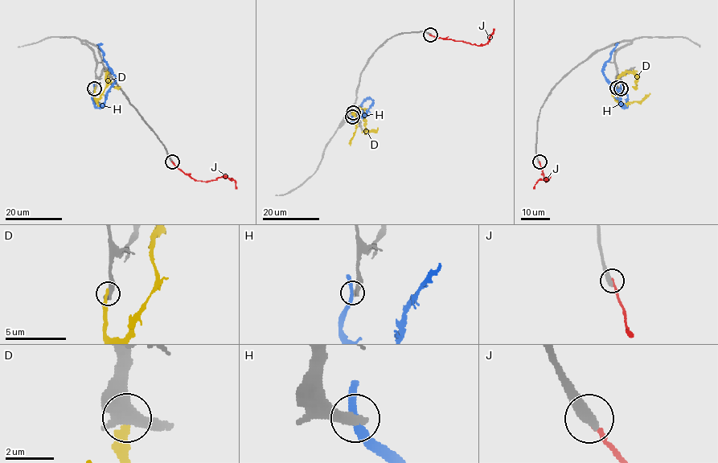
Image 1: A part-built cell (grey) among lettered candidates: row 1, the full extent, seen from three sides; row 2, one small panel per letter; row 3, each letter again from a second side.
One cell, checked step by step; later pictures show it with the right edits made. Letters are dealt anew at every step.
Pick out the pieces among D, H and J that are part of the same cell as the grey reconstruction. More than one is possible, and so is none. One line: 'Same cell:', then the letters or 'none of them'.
Same cell: none of them

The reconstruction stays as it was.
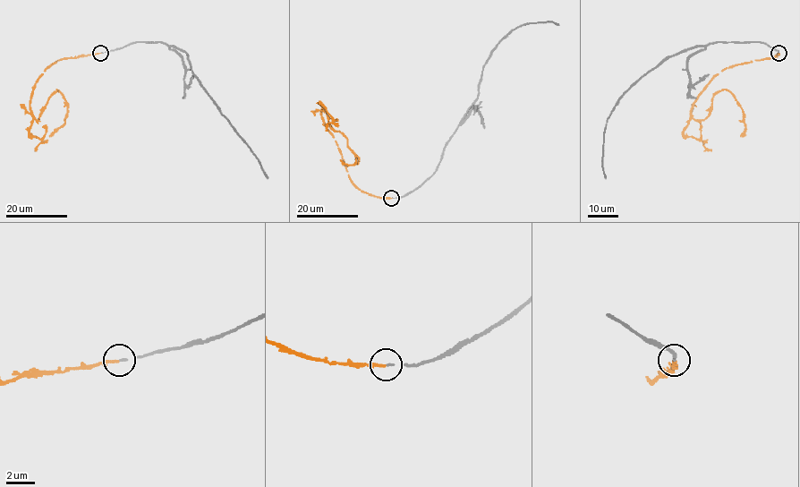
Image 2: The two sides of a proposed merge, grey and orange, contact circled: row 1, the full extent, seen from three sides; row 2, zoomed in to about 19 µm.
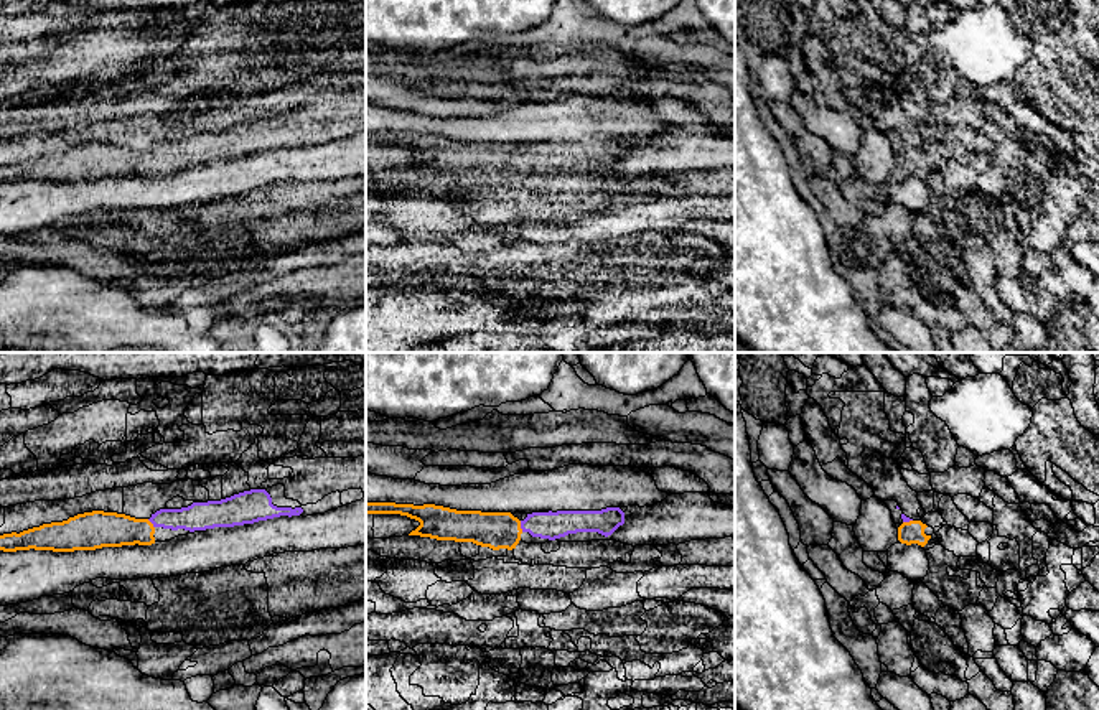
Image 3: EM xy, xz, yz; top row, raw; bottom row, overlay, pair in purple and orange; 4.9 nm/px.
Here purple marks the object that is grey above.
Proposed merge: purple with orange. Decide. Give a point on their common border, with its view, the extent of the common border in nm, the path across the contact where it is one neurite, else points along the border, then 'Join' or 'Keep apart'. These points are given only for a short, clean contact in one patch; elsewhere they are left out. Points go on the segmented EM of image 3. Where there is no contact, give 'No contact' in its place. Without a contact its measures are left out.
Touches purple at xz (521, 526). Shared border 60 nm. Path across: xz (551, 526), (521, 526), (496, 531). Join

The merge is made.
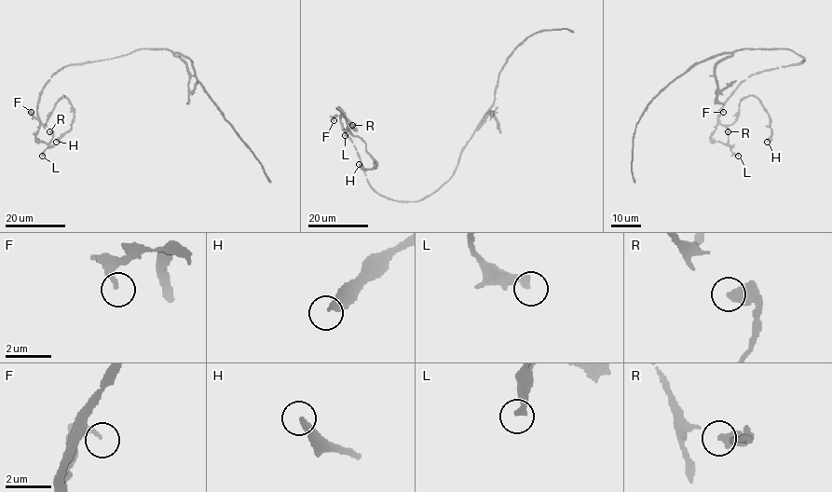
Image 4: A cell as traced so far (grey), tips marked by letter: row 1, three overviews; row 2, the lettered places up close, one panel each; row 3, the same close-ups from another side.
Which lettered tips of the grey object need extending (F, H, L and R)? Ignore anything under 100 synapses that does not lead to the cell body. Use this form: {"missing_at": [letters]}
{"missing_at": []}

